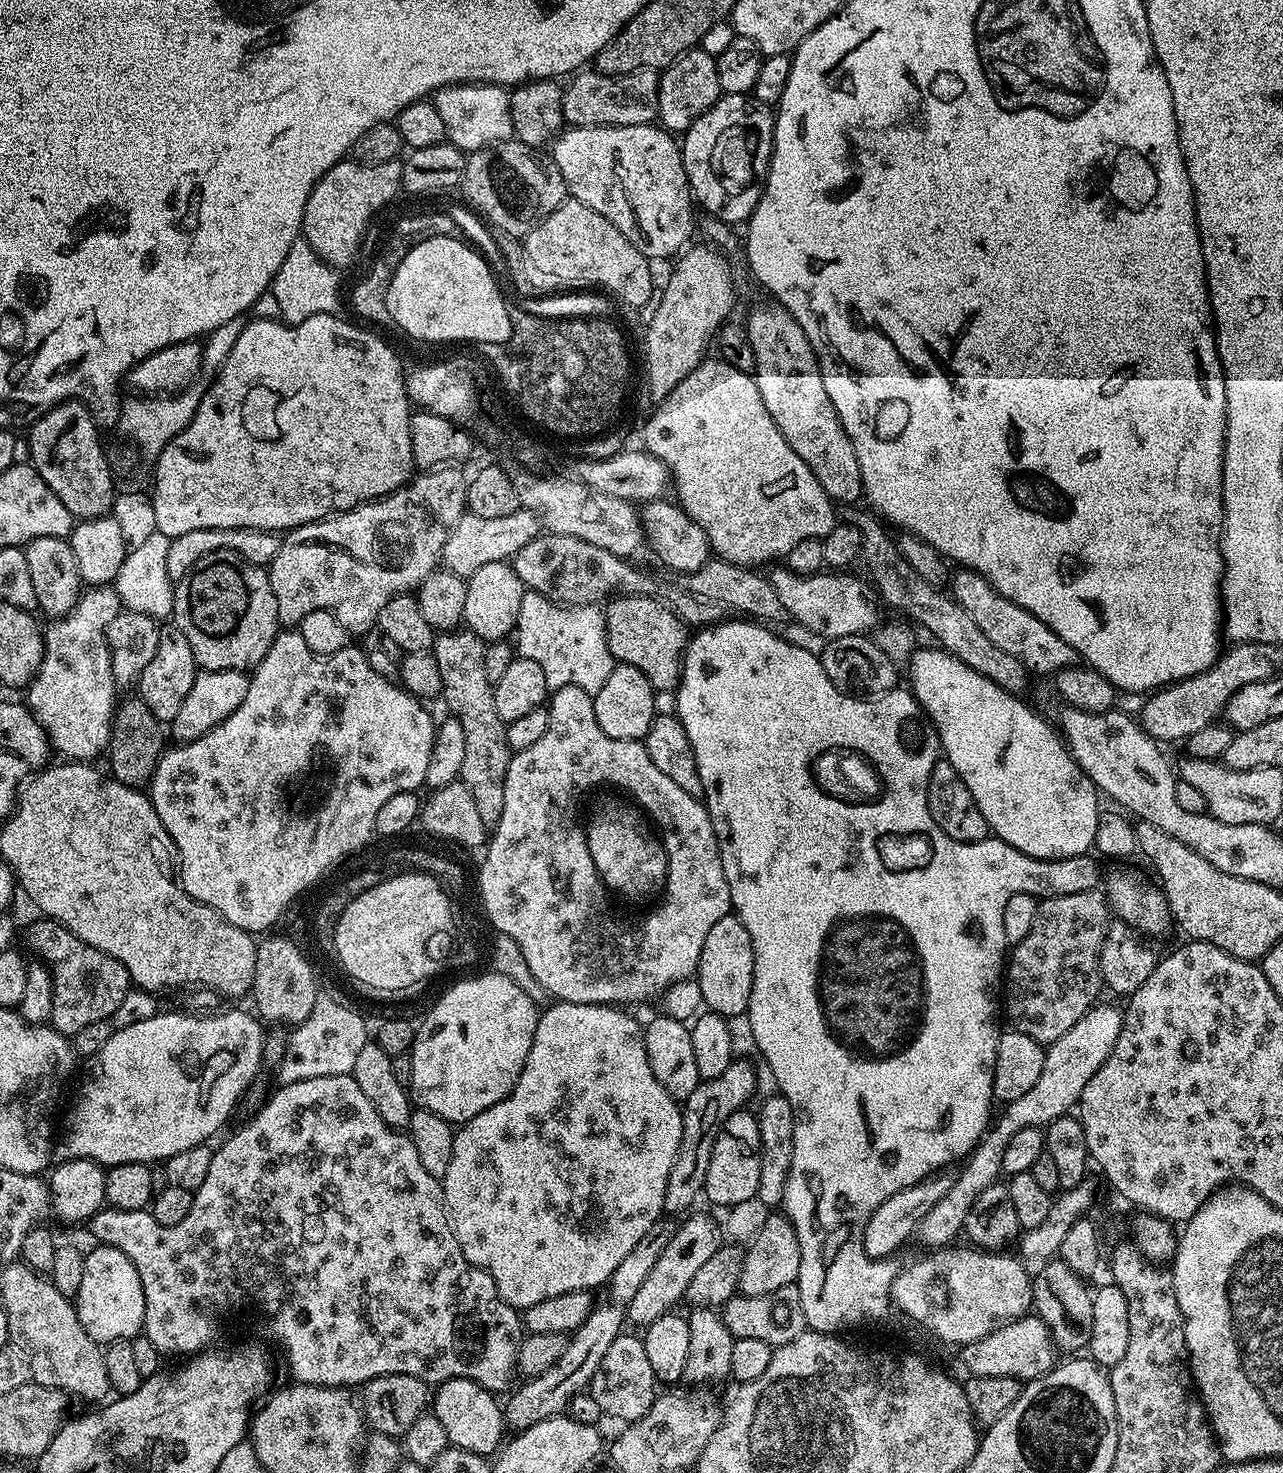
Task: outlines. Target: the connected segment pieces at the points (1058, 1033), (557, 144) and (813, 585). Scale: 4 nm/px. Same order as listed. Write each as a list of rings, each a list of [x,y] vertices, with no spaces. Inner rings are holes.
[[[1100,890],[1083,892],[1082,894],[1062,894],[1061,896],[1050,896],[1041,899],[1036,905],[1036,917],[1034,918],[1034,926],[1030,926],[1030,934],[1026,934],[1026,938],[1022,938],[1022,942],[1018,942],[1011,949],[1010,955],[1006,960],[1006,988],[1008,984],[1008,997],[1003,997],[1002,1008],[1008,1011],[1008,1020],[1015,1031],[1026,1034],[1030,1038],[1034,1038],[1034,1042],[1049,1046],[1056,1040],[1062,1038],[1068,1030],[1070,1030],[1079,1020],[1090,1011],[1101,998],[1102,981],[1100,979],[1100,947],[1104,944],[1104,935],[1110,923],[1110,909],[1105,893]]]
[[[655,123],[617,128],[568,126],[551,141],[551,148],[551,163],[562,174],[567,195],[590,206],[590,210],[598,210],[602,218],[618,226],[618,230],[622,230],[625,238],[641,254],[648,257],[649,261],[657,262],[656,260],[664,260],[672,255],[675,257],[689,243],[687,240],[691,238],[692,232],[694,236],[694,220],[692,224],[694,197],[684,169],[684,153],[677,137],[668,129]]]
[[[786,566],[776,567],[769,571],[768,577],[793,621],[800,622],[828,640],[868,634],[877,627],[877,597],[873,589],[867,583],[864,585],[858,577],[850,576],[852,574],[848,572],[819,572],[813,576],[802,576],[790,571]]]

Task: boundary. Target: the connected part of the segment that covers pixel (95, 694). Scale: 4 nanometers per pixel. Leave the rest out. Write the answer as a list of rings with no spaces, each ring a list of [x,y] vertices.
[[[92,586],[81,595],[73,608],[66,615],[53,619],[52,624],[43,629],[44,657],[38,666],[35,678],[26,689],[27,707],[31,708],[36,721],[44,728],[49,745],[61,752],[61,757],[72,762],[92,762],[95,756],[109,747],[112,738],[112,718],[117,707],[116,692],[118,685],[112,667],[106,630],[108,623],[122,610],[119,594],[112,586]]]

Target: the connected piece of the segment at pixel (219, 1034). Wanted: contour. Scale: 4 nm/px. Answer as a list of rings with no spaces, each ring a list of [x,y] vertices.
[[[232,1008],[229,1012],[195,1016],[192,1012],[160,1010],[146,1022],[115,1029],[106,1046],[91,1057],[92,1069],[80,1084],[80,1097],[72,1108],[64,1141],[55,1145],[55,1159],[88,1158],[105,1166],[126,1162],[151,1165],[169,1160],[181,1150],[190,1150],[190,1146],[209,1143],[235,1110],[236,1099],[255,1082],[265,1063],[266,1032],[260,1029],[261,1021],[249,1012]]]

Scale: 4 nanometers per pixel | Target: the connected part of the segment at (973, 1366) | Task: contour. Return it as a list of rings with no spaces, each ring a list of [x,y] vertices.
[[[1035,1314],[1021,1316],[1018,1320],[1002,1324],[990,1334],[978,1338],[978,1342],[963,1345],[959,1352],[961,1362],[969,1368],[967,1371],[973,1376],[1014,1378],[1021,1382],[1045,1376],[1058,1363],[1058,1349],[1052,1343],[1050,1330]]]

